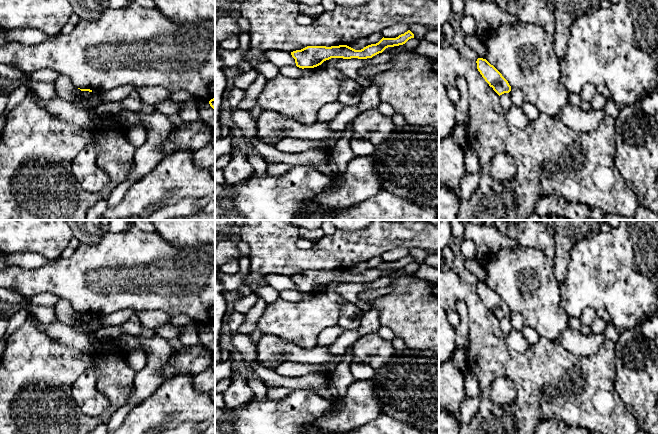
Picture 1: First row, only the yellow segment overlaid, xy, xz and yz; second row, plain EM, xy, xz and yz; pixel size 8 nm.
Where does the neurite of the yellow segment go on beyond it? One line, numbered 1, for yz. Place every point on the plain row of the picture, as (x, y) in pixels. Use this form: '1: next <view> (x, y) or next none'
1: next none

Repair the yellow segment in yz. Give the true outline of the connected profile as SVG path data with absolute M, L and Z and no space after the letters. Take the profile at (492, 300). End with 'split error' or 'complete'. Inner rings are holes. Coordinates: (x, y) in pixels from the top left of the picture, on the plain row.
M478 282L477 293L490 311L500 320L511 315L511 310L502 298L486 283Z; complete

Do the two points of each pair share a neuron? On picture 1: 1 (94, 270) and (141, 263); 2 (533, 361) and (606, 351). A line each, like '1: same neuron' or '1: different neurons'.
1: same neuron
2: same neuron

